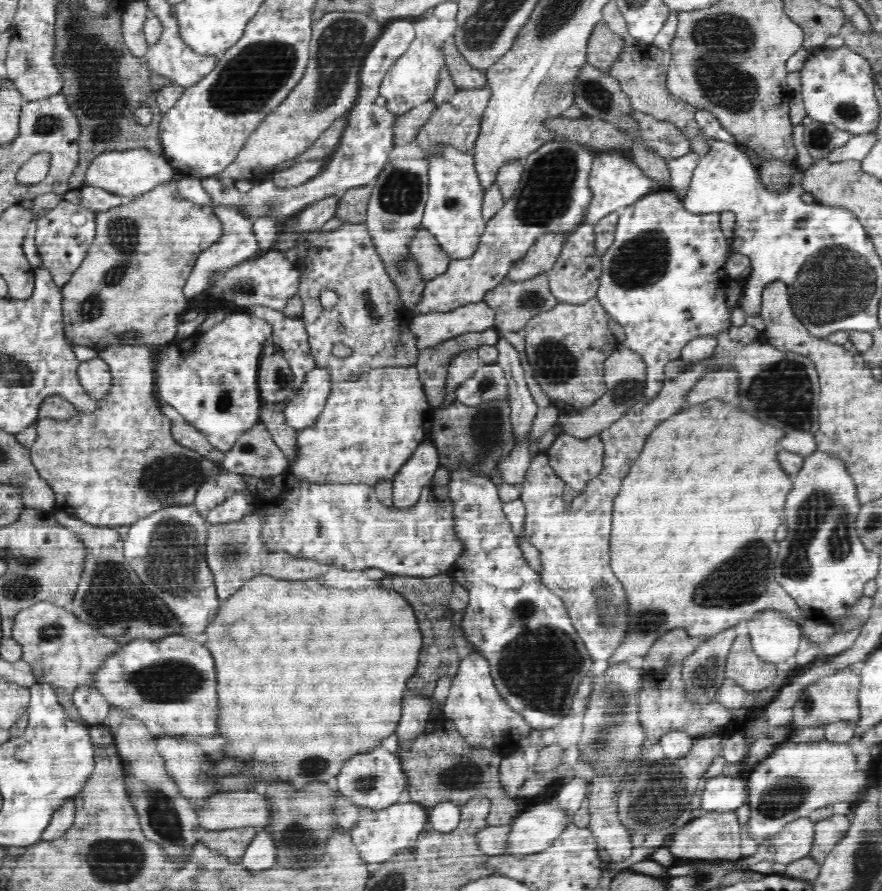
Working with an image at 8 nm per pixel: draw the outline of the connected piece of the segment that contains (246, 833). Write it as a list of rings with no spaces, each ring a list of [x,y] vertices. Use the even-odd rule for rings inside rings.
[[[243,827],[222,831],[202,831],[201,841],[211,853],[228,857],[230,863],[238,863],[245,854],[246,848],[257,836],[258,829]]]

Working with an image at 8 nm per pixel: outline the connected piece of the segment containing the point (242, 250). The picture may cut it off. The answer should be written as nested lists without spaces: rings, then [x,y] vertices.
[[[214,205],[212,209],[214,216],[221,222],[223,231],[219,240],[202,251],[197,258],[183,290],[187,299],[204,294],[218,273],[225,272],[226,269],[233,268],[234,265],[241,264],[258,255],[258,240],[252,229],[254,224],[252,217],[248,217],[246,213],[242,213],[240,209],[230,205]]]

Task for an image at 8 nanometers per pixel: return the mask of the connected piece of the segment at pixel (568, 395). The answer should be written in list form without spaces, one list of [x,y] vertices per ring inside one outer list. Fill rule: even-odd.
[[[594,297],[582,304],[559,302],[552,310],[531,318],[522,329],[527,360],[535,380],[560,412],[586,410],[607,391],[604,364],[620,346],[608,329],[610,318]]]

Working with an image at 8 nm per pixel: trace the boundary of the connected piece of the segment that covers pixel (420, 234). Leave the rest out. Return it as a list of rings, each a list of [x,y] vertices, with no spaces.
[[[422,226],[408,243],[407,249],[417,262],[421,279],[426,281],[444,274],[453,259],[438,244],[436,237]]]

